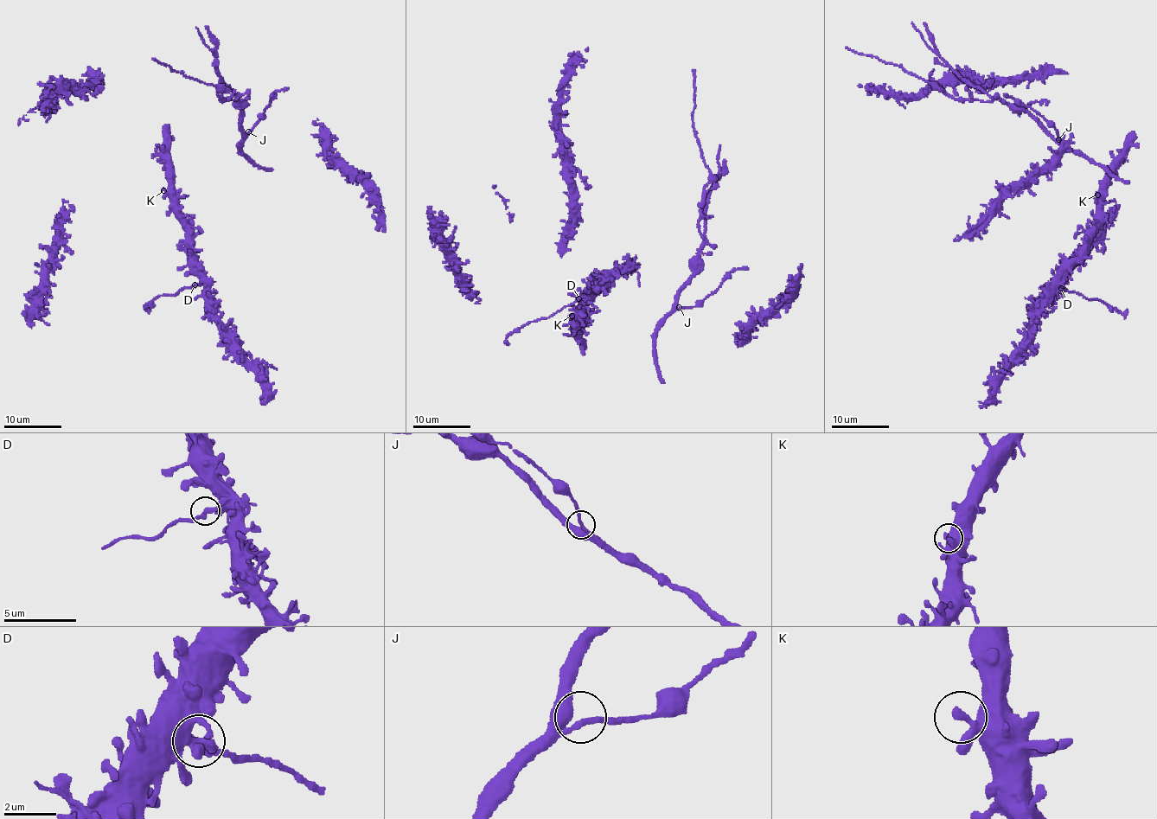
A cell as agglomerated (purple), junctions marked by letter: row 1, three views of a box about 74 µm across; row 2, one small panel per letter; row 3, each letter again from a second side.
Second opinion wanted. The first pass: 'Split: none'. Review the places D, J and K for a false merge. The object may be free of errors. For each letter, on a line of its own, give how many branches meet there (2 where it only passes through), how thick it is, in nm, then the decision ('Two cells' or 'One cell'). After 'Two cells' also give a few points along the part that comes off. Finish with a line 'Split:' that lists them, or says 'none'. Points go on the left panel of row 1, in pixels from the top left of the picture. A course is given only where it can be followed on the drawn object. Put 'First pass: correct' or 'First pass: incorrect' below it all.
D: Branches: 2. Thickness 280 nm. Two cells. Course of the part to remove: (195, 284), (184, 286), (175, 294), (154, 297), (145, 309), (150, 310)
J: Branches: 2. Thickness 240 nm. One cell
K: Branches: 2. Thickness 280 nm. One cell
Split: D
First pass: incorrect

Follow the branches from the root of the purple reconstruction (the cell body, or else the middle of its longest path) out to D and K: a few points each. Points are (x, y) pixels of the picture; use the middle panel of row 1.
D: (576, 317), (586, 297), (579, 298)
K: (576, 317), (583, 316), (578, 320), (572, 316)

